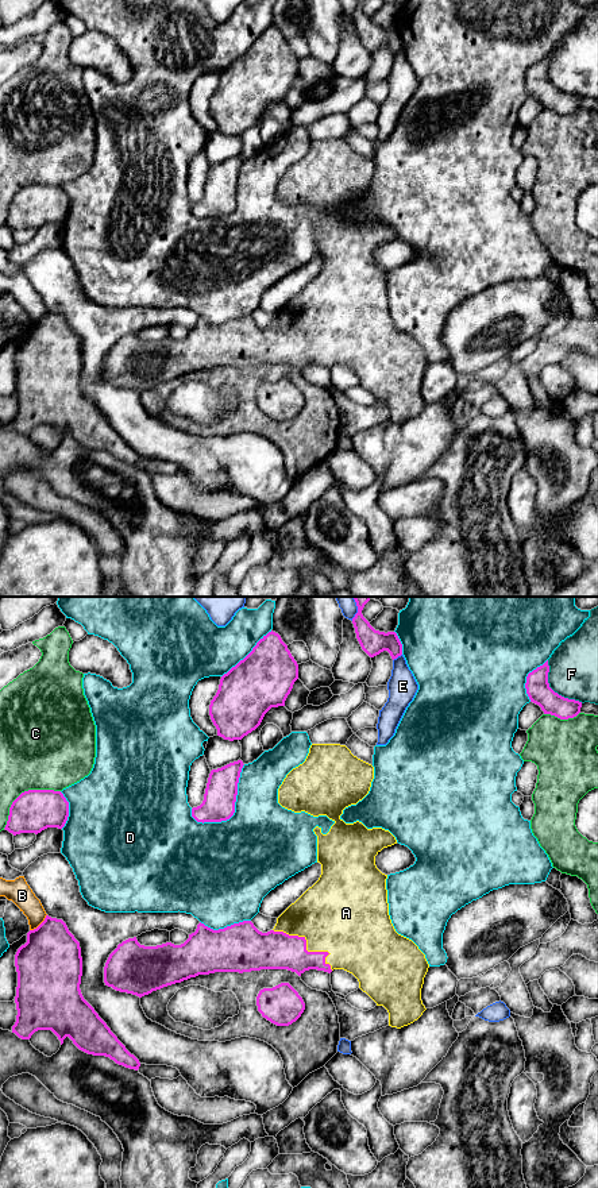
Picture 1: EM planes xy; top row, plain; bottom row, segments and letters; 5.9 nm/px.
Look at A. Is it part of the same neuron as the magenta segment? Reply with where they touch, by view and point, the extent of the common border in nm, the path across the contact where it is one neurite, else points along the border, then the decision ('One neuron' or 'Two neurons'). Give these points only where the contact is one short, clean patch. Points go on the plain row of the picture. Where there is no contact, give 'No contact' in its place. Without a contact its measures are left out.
Touches magenta at xy (305, 343). Shared border 440 nm. One neuron

